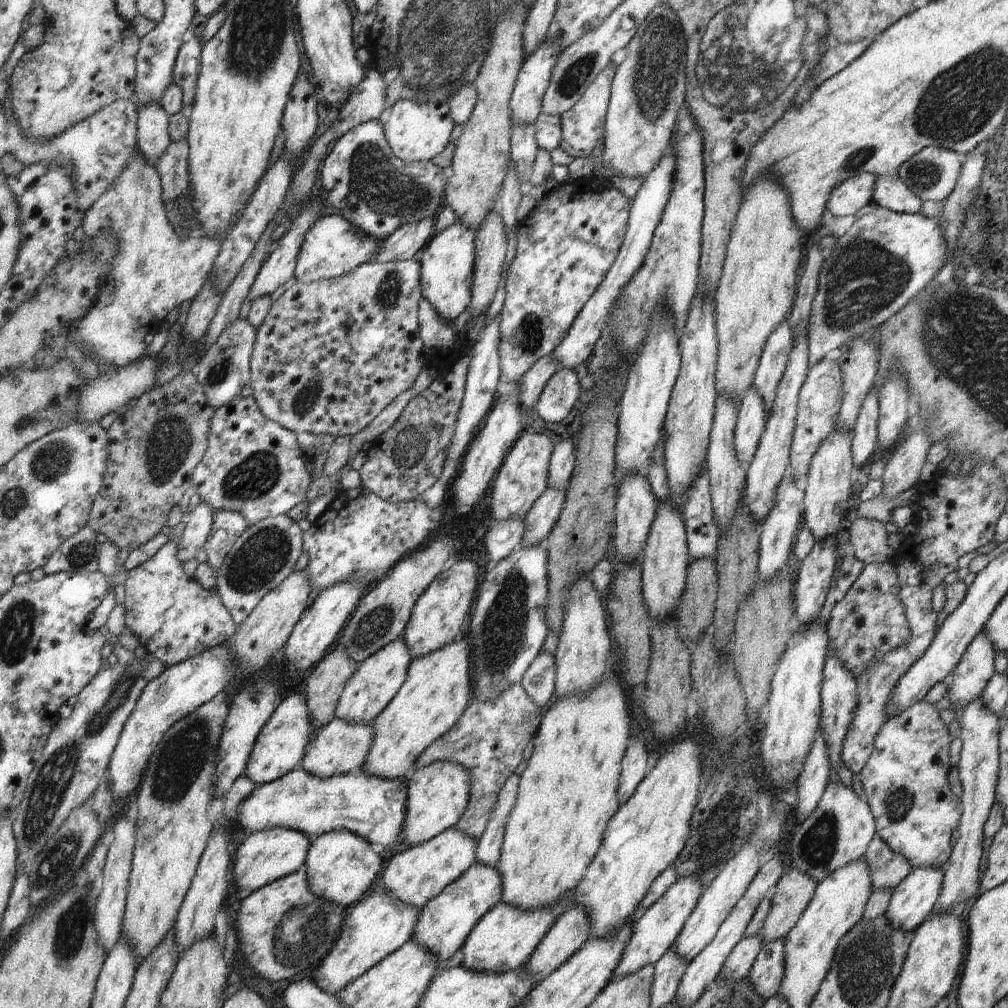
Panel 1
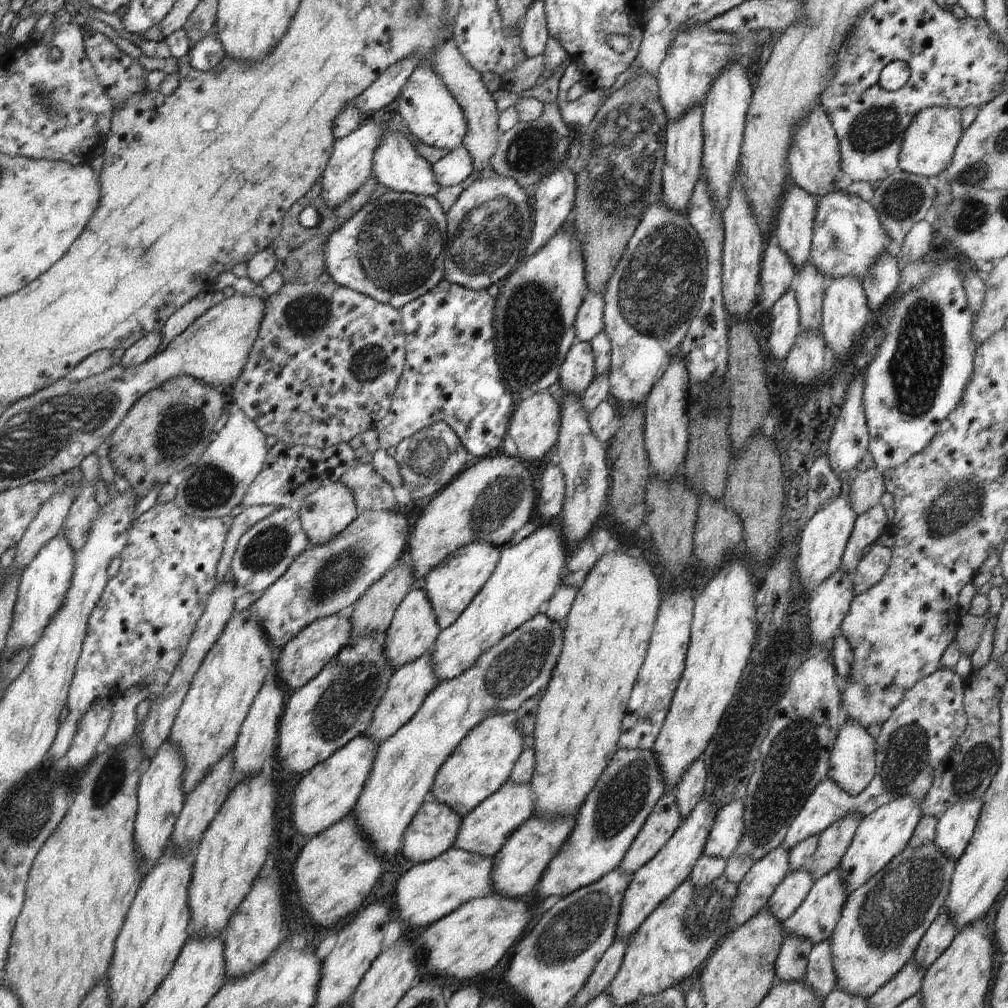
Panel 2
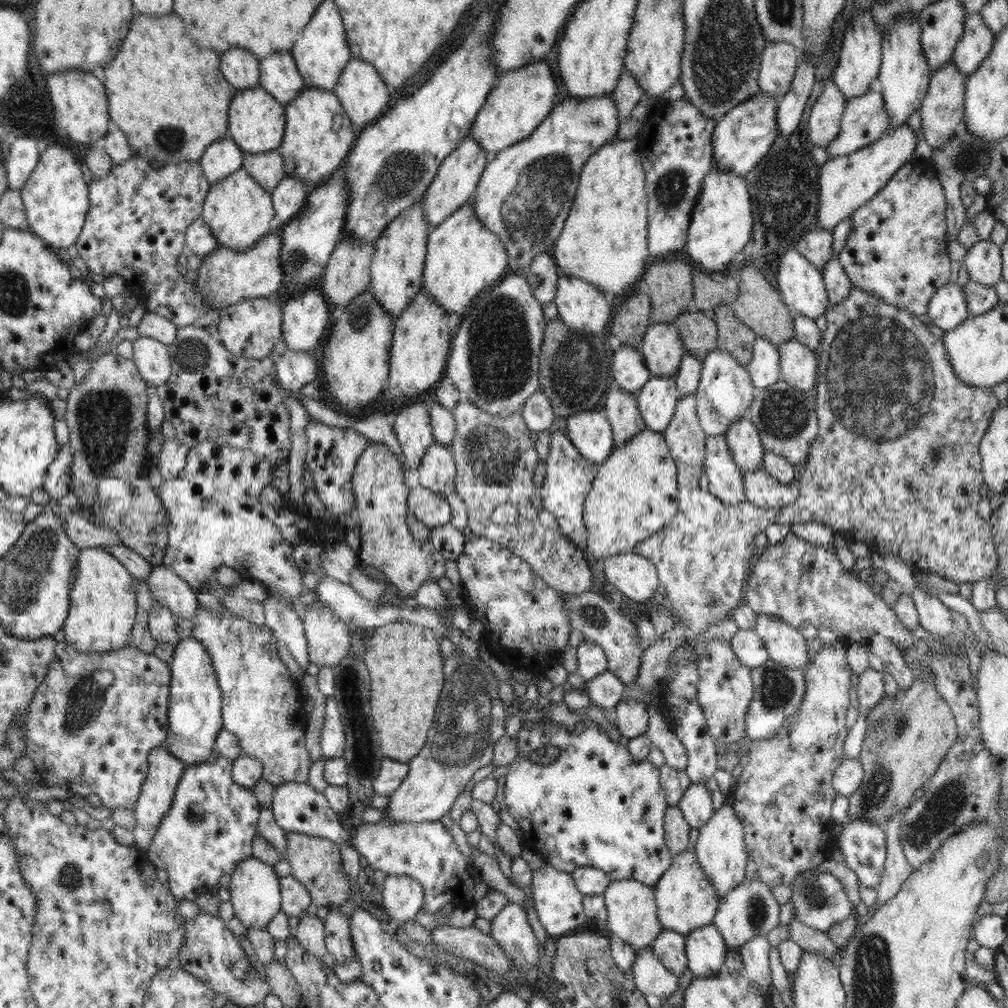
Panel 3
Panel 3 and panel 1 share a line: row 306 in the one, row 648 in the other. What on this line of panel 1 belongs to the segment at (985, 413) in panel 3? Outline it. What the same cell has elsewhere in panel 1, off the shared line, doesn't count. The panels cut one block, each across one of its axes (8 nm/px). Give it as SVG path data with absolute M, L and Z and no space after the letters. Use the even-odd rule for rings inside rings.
M870 563L860 572L857 580L850 586L845 595L839 600L832 610L828 624L829 651L834 650L836 656L844 662L844 666L858 678L864 668L872 660L878 660L886 652L904 645L910 640L908 620L904 616L904 604L898 596L900 586L896 578L896 570L892 563Z

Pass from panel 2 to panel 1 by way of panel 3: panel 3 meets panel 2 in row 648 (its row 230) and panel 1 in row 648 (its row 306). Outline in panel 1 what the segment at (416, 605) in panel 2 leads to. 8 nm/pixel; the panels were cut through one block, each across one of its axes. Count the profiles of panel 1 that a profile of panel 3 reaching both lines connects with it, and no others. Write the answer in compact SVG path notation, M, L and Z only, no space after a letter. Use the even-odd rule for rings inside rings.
M402 637L386 644L384 648L366 658L344 686L340 701L336 706L335 717L346 722L354 722L354 724L368 724L370 720L375 720L394 699L394 696L397 696L402 684L406 681L411 661L412 656Z

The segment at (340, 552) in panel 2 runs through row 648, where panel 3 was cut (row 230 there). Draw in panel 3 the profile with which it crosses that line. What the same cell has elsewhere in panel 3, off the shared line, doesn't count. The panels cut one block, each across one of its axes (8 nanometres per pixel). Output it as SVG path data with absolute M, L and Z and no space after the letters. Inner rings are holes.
M277 225L274 231L258 241L254 247L243 252L219 245L213 252L203 256L202 264L197 270L198 280L194 282L195 290L204 297L208 307L218 310L233 306L245 299L268 298L286 281L282 273L280 250L282 250L281 225Z

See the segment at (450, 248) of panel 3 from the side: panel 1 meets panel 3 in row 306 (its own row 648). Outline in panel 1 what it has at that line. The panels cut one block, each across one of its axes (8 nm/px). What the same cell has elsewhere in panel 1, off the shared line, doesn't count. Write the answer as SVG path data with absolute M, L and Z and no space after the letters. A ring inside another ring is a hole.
M465 636L437 652L424 654L411 661L406 681L397 696L394 696L373 722L374 740L361 771L388 780L408 778L418 756L433 744L434 740L448 733L448 730L467 712L474 698L474 687L470 677L471 653L470 641Z

